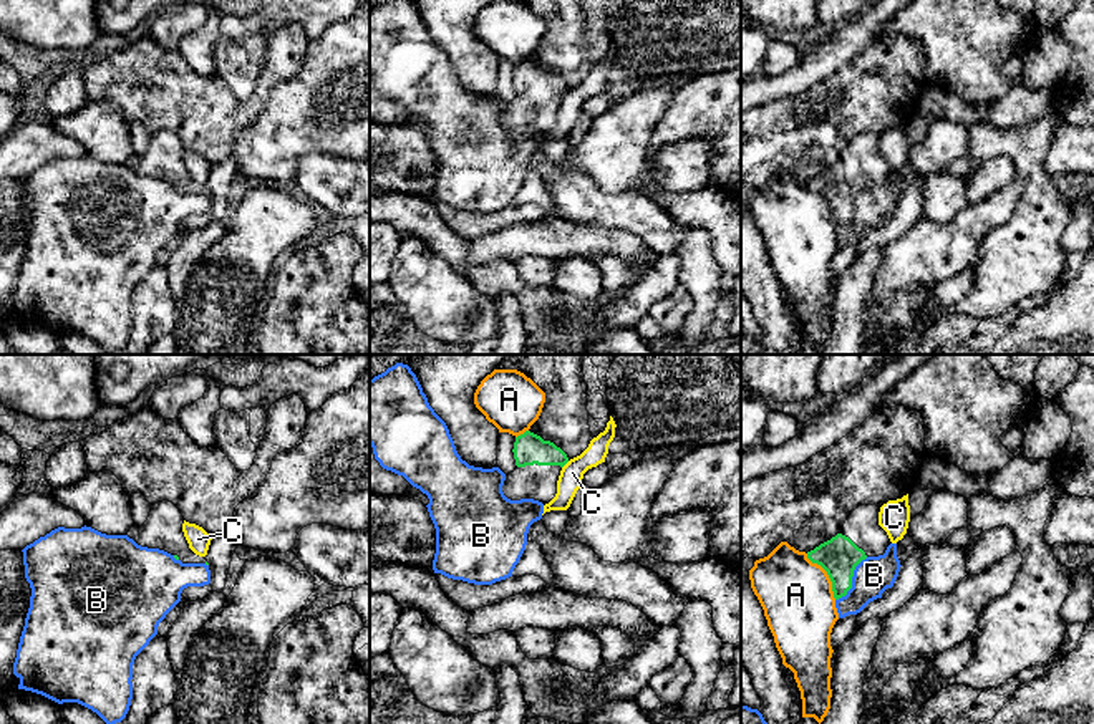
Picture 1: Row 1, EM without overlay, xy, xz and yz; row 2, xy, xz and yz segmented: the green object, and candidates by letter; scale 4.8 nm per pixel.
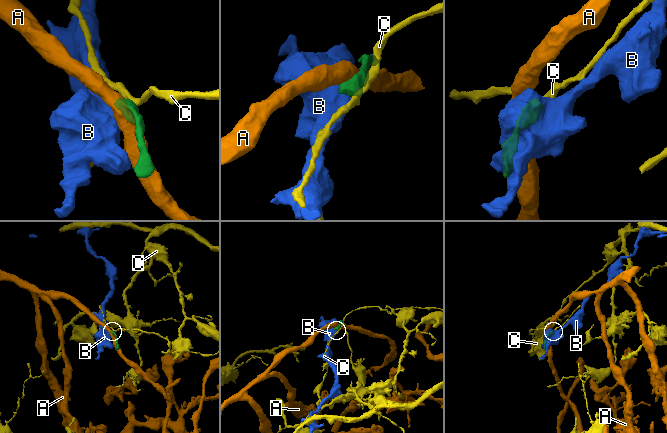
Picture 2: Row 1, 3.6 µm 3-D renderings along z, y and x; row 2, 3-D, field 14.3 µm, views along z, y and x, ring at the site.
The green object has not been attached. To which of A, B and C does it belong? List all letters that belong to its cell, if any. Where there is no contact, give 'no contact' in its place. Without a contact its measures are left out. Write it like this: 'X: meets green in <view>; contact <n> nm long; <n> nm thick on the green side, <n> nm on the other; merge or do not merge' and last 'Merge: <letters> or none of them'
A: meets green in yz; contact 260 nm long; 190 nm thick on the green side, 360 nm on the other; do not merge
B: meets green in yz; contact 260 nm long; 190 nm thick on the green side, 180 nm on the other; do not merge
C: meets green in xz; contact 50 nm long; 150 nm thick on the green side, 110 nm on the other; do not merge
Merge: none of them

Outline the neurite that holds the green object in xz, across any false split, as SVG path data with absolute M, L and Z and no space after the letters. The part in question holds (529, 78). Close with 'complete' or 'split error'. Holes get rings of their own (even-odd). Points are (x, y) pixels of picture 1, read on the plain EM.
M525 60L514 71L516 99L506 104L502 121L511 129L534 128L549 133L557 109L569 91L567 83L550 70Z; split error

